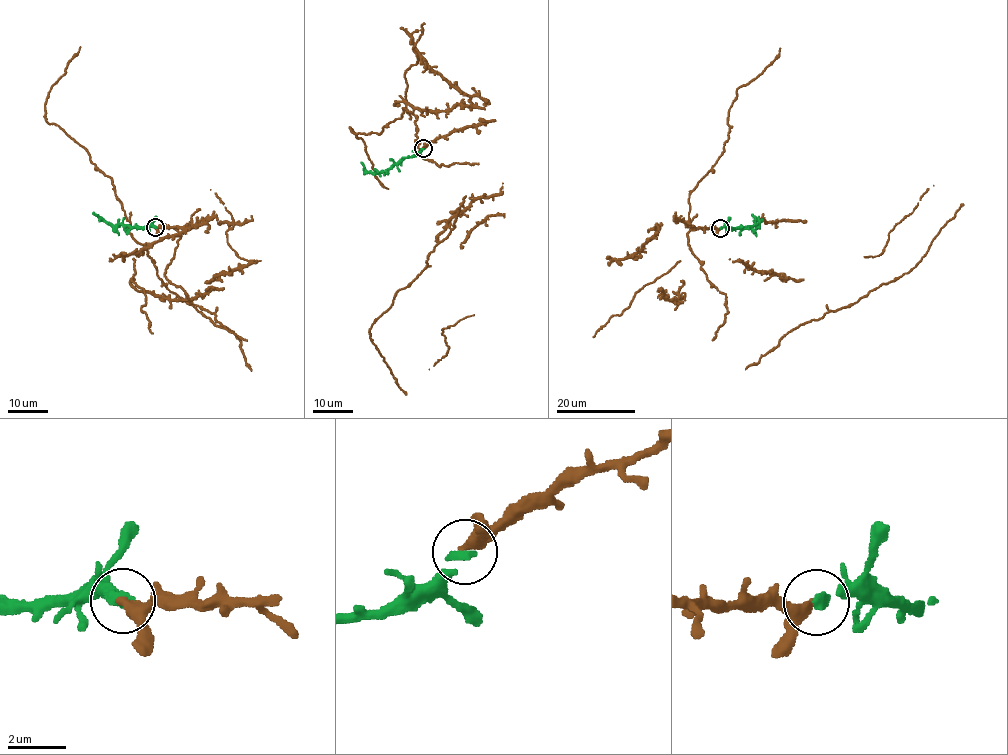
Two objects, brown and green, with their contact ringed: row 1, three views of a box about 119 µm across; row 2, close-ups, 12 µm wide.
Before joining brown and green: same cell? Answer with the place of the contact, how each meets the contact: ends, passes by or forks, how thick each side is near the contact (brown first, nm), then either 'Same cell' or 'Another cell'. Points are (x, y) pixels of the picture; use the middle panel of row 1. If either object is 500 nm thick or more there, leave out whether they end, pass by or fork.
Place: (423, 148). At the ring brown ends. At the ring green ends. Thickness 400 nm (brown) against 360 nm. Same cell

